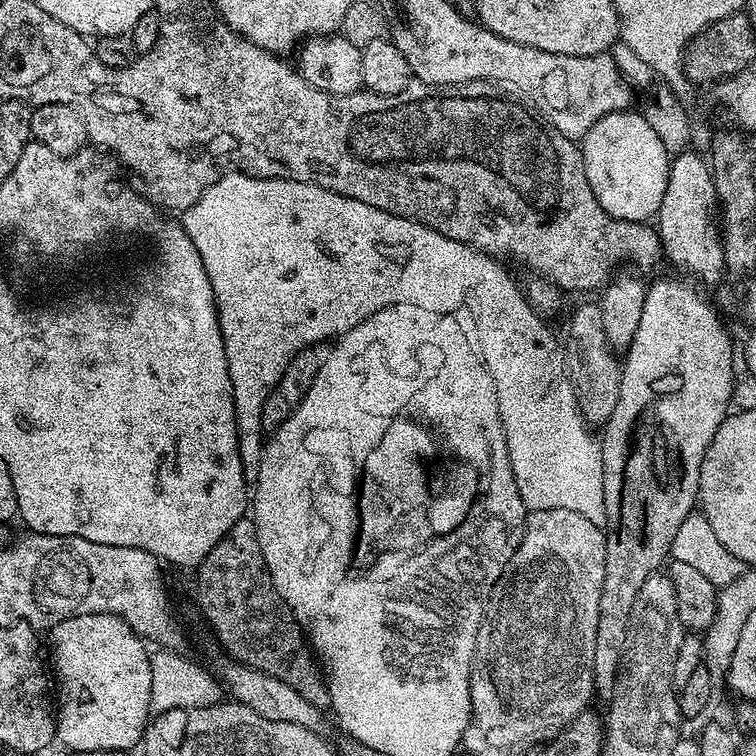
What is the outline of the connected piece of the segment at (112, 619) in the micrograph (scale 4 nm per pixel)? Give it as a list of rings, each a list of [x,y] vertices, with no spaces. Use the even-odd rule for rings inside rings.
[[[82,614],[78,618],[66,618],[66,622],[58,622],[50,629],[52,636],[52,656],[50,652],[50,668],[54,673],[54,680],[60,683],[60,696],[58,692],[58,715],[56,717],[56,740],[64,743],[72,751],[72,754],[79,754],[82,750],[132,750],[136,743],[143,741],[146,736],[146,729],[150,721],[148,716],[153,715],[152,699],[150,698],[150,686],[152,675],[150,674],[150,662],[152,657],[145,641],[137,636],[136,631],[129,626],[123,618],[110,614]]]

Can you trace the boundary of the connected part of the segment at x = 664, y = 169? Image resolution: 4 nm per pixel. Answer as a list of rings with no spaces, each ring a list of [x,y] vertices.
[[[629,110],[606,114],[606,118],[598,118],[598,122],[594,122],[594,126],[590,126],[588,133],[582,137],[582,151],[590,190],[594,190],[594,198],[598,198],[598,206],[602,206],[606,214],[610,214],[615,220],[648,222],[659,213],[662,194],[666,194],[670,155],[657,131],[650,126],[643,114]]]

